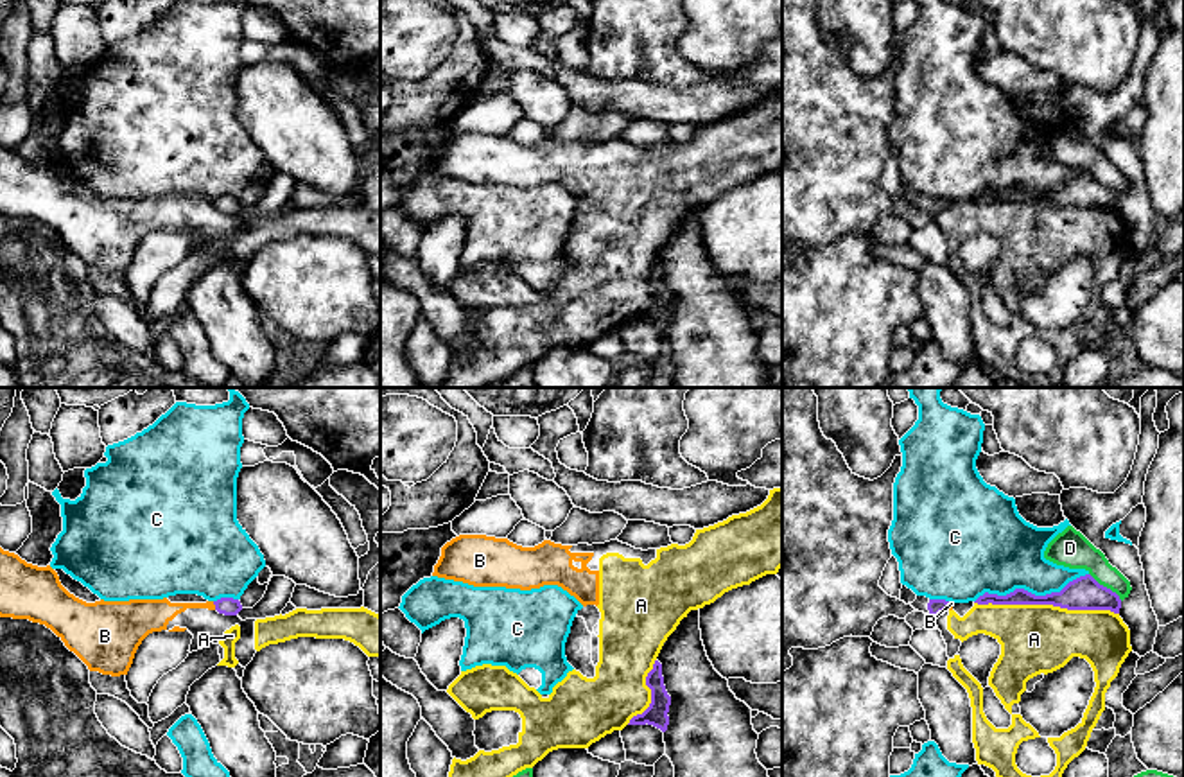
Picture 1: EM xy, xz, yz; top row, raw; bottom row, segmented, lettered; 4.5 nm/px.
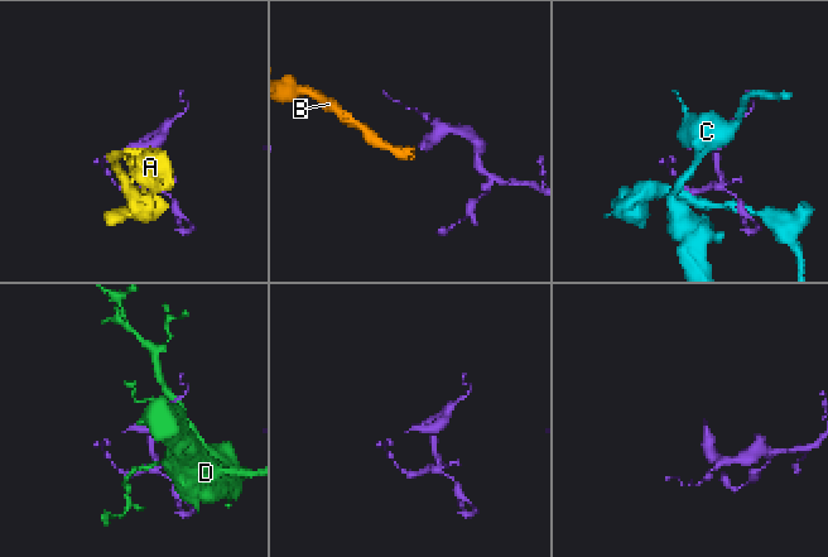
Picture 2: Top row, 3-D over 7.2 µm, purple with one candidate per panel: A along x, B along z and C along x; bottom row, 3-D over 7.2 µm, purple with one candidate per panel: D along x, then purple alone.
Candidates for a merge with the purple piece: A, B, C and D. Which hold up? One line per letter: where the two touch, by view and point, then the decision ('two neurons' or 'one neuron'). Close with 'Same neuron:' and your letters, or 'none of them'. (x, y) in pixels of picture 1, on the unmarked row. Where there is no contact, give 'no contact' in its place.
A: meets purple in yz at (1046, 201); two neurons
B: meets purple in xy at (214, 201); two neurons
C: meets purple in yz at (1030, 191); two neurons
D: meets purple in yz at (1105, 185); two neurons
Same neuron: none of them

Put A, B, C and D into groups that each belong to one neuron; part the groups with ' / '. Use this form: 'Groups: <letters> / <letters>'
Groups: A B / C / D

